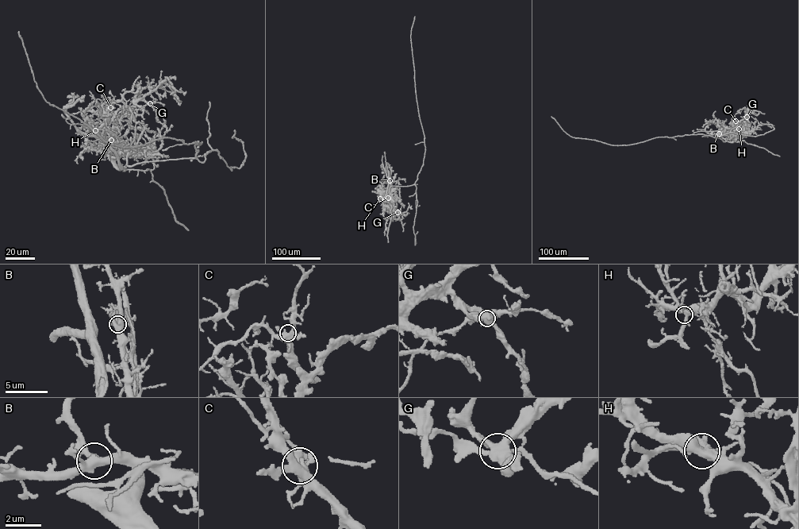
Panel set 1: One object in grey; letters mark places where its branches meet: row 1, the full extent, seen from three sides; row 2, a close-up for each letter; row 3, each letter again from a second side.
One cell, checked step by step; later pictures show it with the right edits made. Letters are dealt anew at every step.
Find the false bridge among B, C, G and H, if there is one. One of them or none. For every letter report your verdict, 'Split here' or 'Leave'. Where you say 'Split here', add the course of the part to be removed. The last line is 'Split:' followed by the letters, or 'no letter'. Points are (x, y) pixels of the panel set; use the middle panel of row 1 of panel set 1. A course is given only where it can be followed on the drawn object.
B: Leave
C: Leave
G: Split here. Course of the part to remove: (397, 212), (386, 210), (383, 194), (389, 193), (390, 186), (413, 184), (425, 148), (410, 40), (415, 17)
H: Leave
Split: G

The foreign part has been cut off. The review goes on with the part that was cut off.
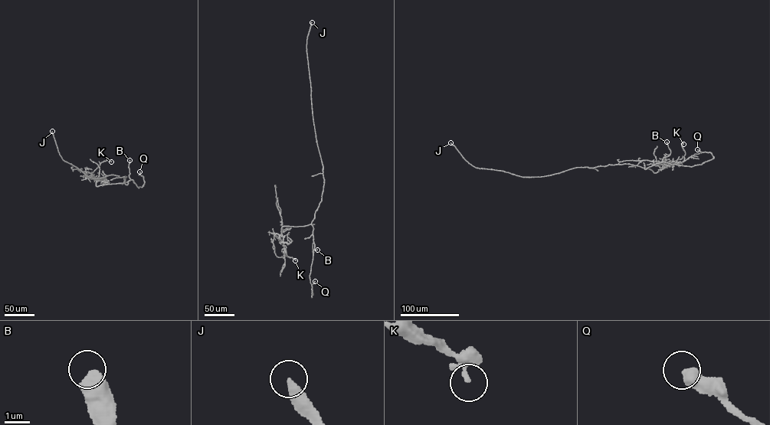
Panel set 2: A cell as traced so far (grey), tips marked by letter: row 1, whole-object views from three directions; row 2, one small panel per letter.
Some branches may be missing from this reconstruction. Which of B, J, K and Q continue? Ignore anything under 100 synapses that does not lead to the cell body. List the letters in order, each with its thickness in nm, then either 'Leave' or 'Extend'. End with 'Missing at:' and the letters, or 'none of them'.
B: Thickness 500 nm. Leave
J: Thickness 380 nm. Extend
K: Thickness 190 nm. Leave
Q: Thickness 500 nm. Leave
Missing at: J

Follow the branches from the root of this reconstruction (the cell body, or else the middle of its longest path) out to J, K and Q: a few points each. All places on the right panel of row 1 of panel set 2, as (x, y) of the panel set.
J: (584, 167), (540, 177), (520, 176), (500, 171), (476, 168), (450, 142)
K: (584, 167), (630, 164), (656, 172), (663, 165), (683, 157), (683, 144)
Q: (584, 167), (629, 164), (645, 169), (663, 161), (691, 167), (713, 158), (709, 152), (697, 149)

